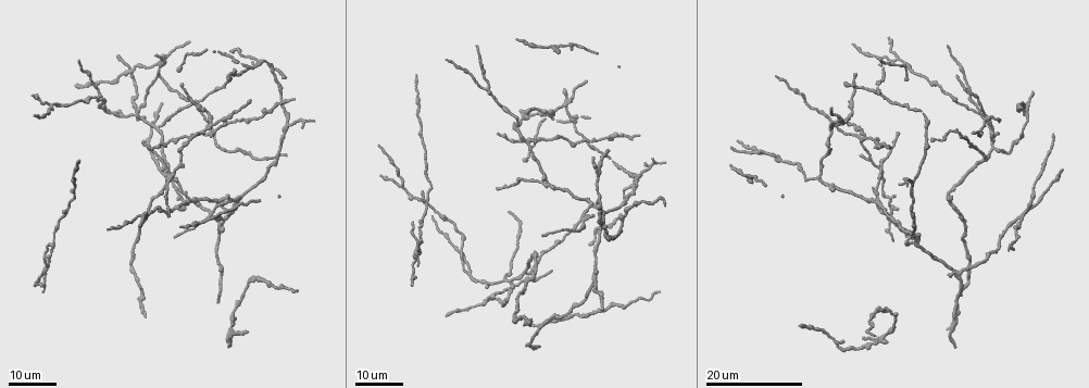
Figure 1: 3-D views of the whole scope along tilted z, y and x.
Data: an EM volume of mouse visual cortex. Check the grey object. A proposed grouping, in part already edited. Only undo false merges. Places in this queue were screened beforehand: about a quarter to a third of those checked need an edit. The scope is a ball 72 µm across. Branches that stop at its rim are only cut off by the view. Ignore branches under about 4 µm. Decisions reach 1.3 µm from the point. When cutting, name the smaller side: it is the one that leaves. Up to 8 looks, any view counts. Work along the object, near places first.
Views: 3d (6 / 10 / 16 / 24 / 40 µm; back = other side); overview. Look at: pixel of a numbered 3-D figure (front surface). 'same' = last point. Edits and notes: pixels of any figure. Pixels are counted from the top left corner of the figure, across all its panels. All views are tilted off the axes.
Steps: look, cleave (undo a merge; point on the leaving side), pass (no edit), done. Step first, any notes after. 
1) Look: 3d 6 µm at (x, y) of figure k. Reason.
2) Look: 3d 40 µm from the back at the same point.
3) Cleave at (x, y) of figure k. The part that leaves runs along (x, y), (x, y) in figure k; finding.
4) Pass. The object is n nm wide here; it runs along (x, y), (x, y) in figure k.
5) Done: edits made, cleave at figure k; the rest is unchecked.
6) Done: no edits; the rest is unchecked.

Look: 3d 16 µm at (642, 174) of figure 1. Three-way junction.

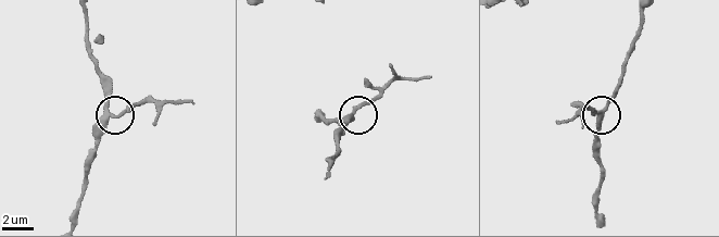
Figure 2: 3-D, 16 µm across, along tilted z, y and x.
Look: 3d 10 µm at (106, 119) of figure 2. Zoom in.

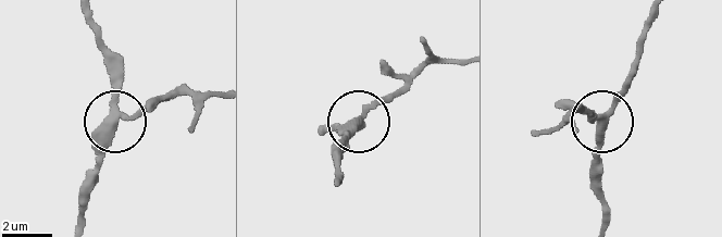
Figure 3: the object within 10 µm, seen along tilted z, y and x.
Look: 3d 6 µm at (112, 123) of figure 3.

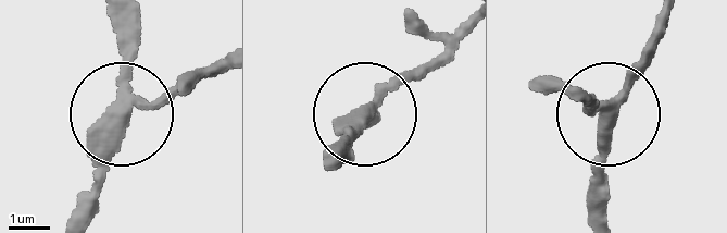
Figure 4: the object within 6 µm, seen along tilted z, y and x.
Pass. One neuron here.

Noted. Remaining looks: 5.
Look: 3d 24 µm at (515, 128) of figure 1.

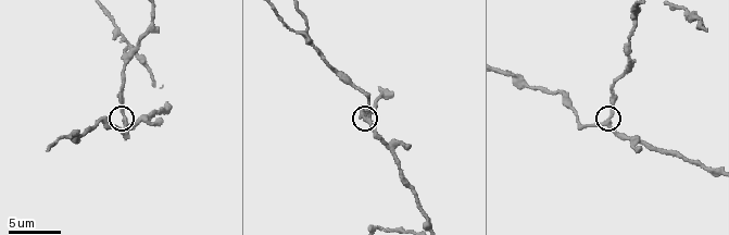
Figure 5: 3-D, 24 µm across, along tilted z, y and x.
Look: 3d 10 µm at (606, 120) of figure 5.

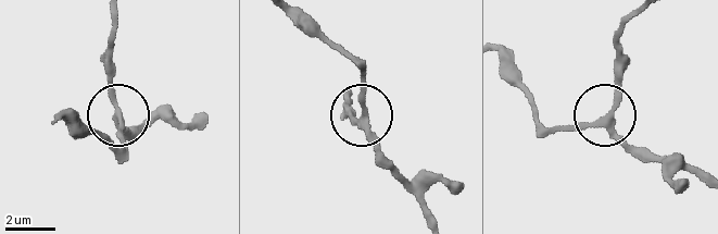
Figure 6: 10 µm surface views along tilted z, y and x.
Pass. 3 arms meet here; it runs along (705, 181), (638, 152), (608, 122), (616, 39) in figure 6; all the same neuron.

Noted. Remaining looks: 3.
Look: 3d 16 µm at (207, 125) of figure 1. Three-way junction.

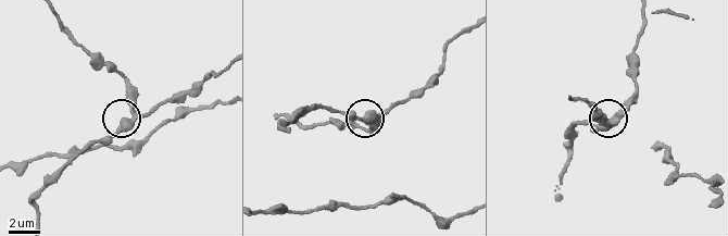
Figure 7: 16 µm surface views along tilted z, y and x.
Look: 3d 10 µm at (371, 123) of figure 7.

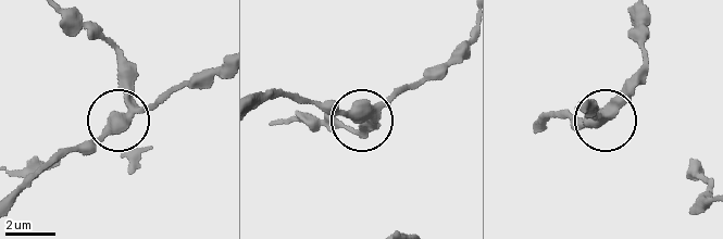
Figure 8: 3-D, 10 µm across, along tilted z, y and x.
Pass. The side arm is 13 µm long; it runs along (258, 107), (279, 98), (326, 102), (362, 121), (404, 85) in figure 8; all the same neuron.

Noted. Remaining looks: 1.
Look: 3d 6 µm at (517, 76) of figure 5. Three-way junction.

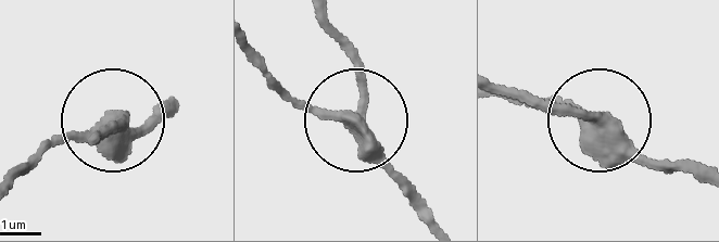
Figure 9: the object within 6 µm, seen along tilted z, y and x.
Pass. The side arm is 12 µm long; it runs along (172, 112), (135, 127), (103, 118), (13, 175) in figure 9; continuous, no second neuron.

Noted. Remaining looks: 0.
Done: no edits; the rest is unchecked.

